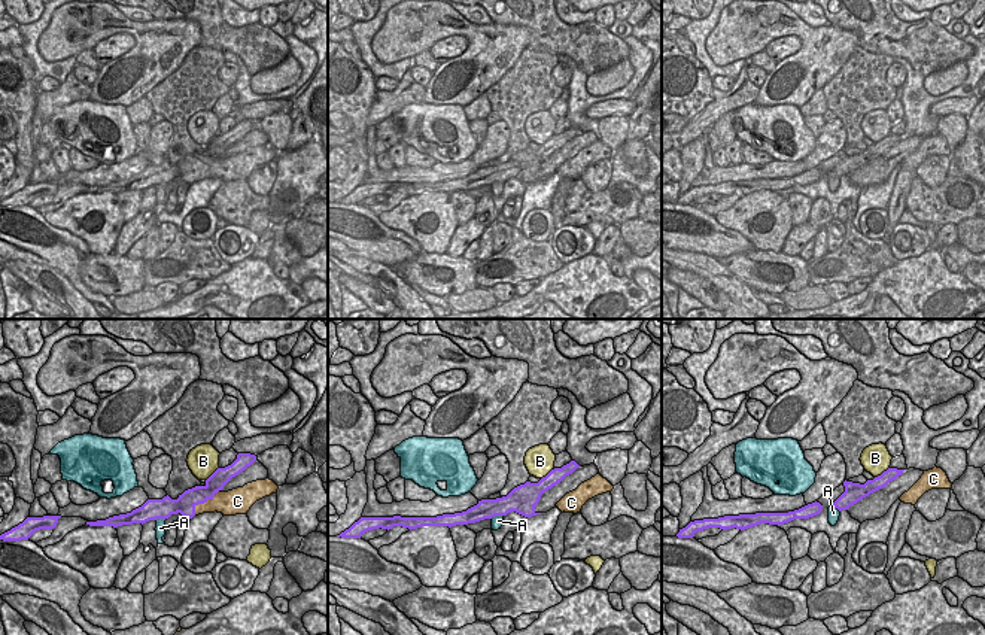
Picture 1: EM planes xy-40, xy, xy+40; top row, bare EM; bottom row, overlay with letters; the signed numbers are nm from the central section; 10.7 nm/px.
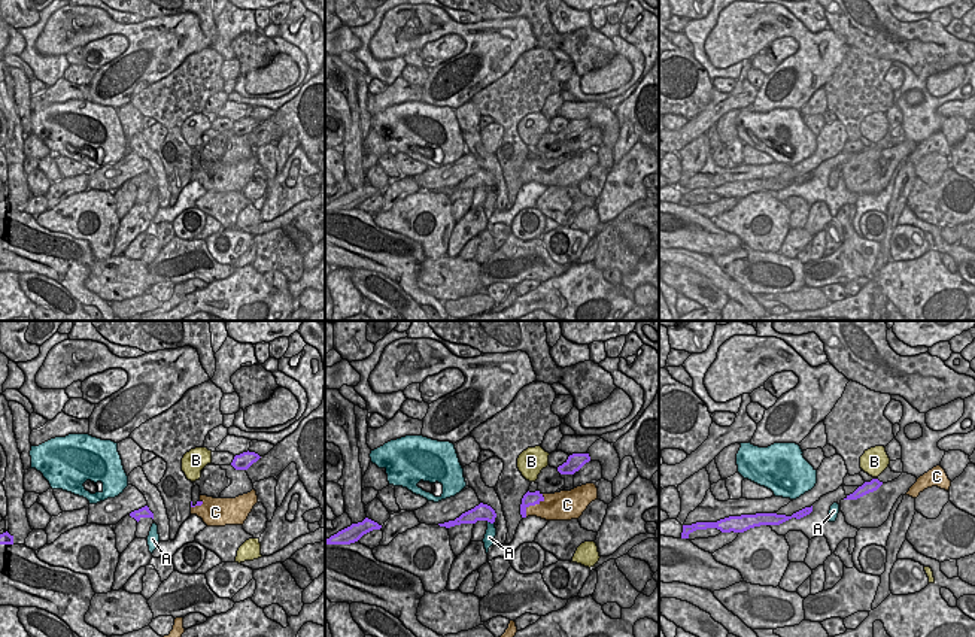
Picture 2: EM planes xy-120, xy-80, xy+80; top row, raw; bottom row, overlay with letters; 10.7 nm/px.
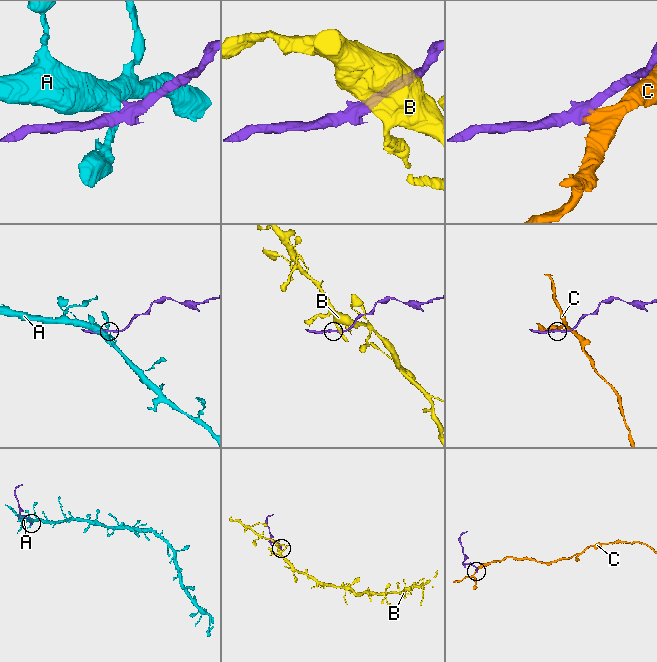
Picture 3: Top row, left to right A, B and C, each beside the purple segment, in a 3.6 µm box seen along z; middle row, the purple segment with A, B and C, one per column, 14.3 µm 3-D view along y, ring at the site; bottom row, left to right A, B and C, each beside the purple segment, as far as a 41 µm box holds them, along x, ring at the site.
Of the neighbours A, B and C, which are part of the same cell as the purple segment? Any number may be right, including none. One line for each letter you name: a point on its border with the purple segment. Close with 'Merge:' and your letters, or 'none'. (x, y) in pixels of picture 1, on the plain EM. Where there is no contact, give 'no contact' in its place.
Merge: none

